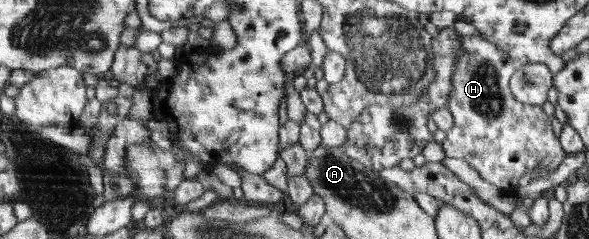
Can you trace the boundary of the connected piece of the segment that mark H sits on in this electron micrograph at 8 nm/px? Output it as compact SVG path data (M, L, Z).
M478 36L461 37L461 54L457 56L457 65L453 73L453 90L448 108L454 115L454 127L446 133L443 150L446 159L458 158L467 161L479 171L481 177L503 191L517 191L523 175L543 168L555 170L567 155L560 137L555 137L551 118L543 111L543 106L531 106L515 99L509 87L509 79L515 73L518 62L495 43Z

